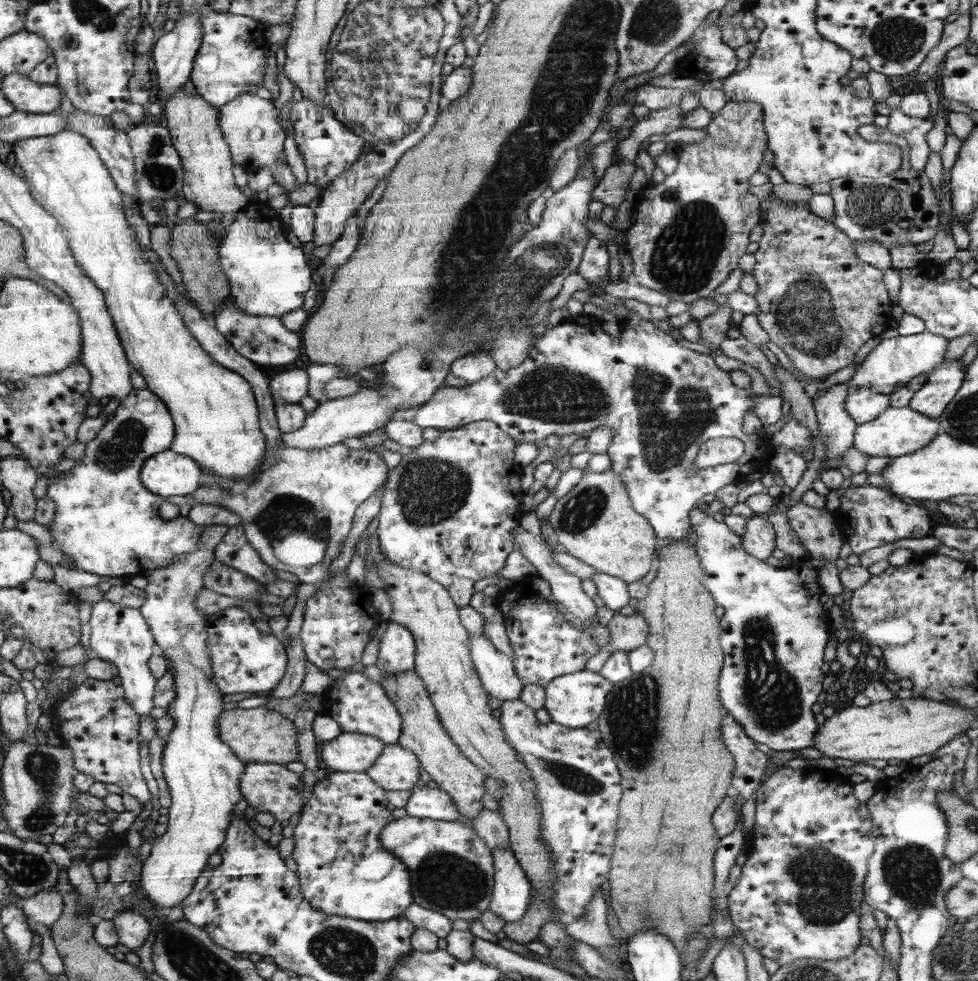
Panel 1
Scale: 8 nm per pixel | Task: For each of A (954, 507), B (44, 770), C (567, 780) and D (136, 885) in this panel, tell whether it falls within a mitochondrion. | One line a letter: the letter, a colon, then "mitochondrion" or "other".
A: other
B: mitochondrion
C: mitochondrion
D: other

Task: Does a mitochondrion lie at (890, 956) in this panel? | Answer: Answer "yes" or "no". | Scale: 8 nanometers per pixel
no

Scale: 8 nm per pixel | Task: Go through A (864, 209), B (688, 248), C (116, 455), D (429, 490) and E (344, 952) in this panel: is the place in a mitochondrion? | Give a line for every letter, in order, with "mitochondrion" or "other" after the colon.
A: mitochondrion
B: mitochondrion
C: mitochondrion
D: mitochondrion
E: mitochondrion

